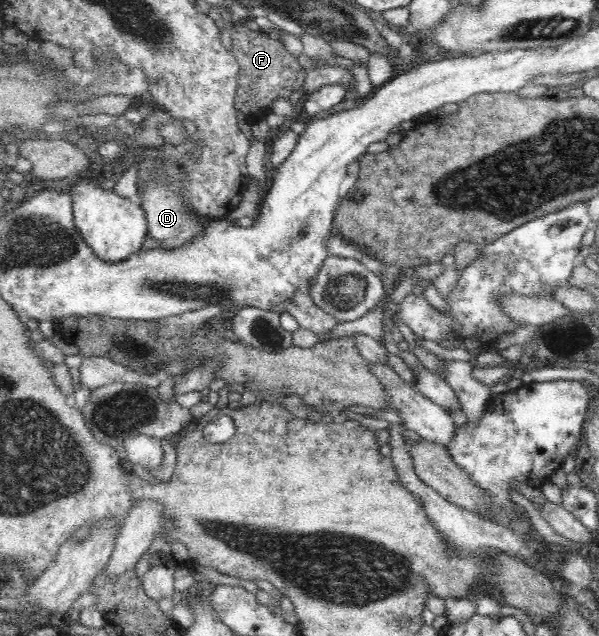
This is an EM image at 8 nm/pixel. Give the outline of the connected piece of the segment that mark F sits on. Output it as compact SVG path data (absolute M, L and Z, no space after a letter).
M236 21L233 28L230 30L232 37L232 53L236 56L239 63L239 77L238 86L235 92L234 107L237 112L241 112L249 120L253 114L260 114L260 110L269 110L269 104L273 104L273 100L281 98L288 99L293 90L302 90L303 82L307 76L308 71L299 65L297 57L291 55L285 45L277 39L271 39L267 34L259 31L250 30L244 21Z

